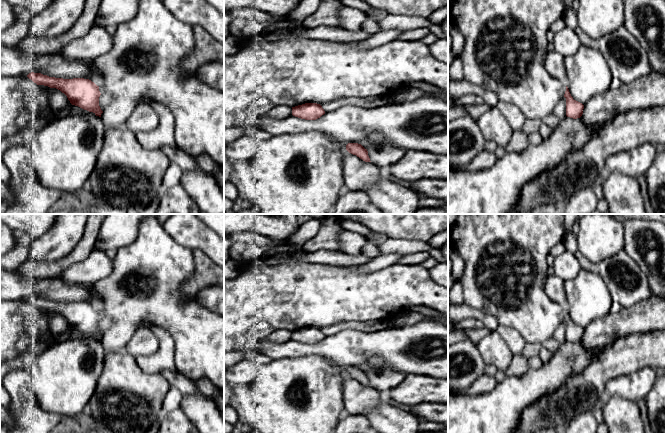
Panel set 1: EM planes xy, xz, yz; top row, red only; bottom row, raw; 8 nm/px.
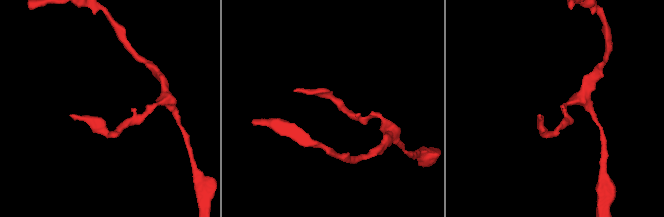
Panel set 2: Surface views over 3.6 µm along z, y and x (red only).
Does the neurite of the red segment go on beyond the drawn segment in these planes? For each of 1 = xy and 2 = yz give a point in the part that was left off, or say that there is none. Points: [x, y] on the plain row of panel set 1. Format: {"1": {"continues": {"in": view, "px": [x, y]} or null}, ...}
{"1": {"continues": null}, "2": {"continues": null}}

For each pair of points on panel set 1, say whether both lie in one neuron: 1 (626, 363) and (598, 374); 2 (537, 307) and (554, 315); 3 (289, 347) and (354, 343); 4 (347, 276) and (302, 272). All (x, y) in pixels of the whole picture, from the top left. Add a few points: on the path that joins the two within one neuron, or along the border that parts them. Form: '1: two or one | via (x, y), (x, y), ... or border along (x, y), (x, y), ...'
1: one | via (619, 363), (609, 363), (605, 367)
2: one | via (541, 311), (545, 315), (550, 315)
3: one | via (305, 349), (338, 348)
4: one | via (336, 276), (313, 276)

